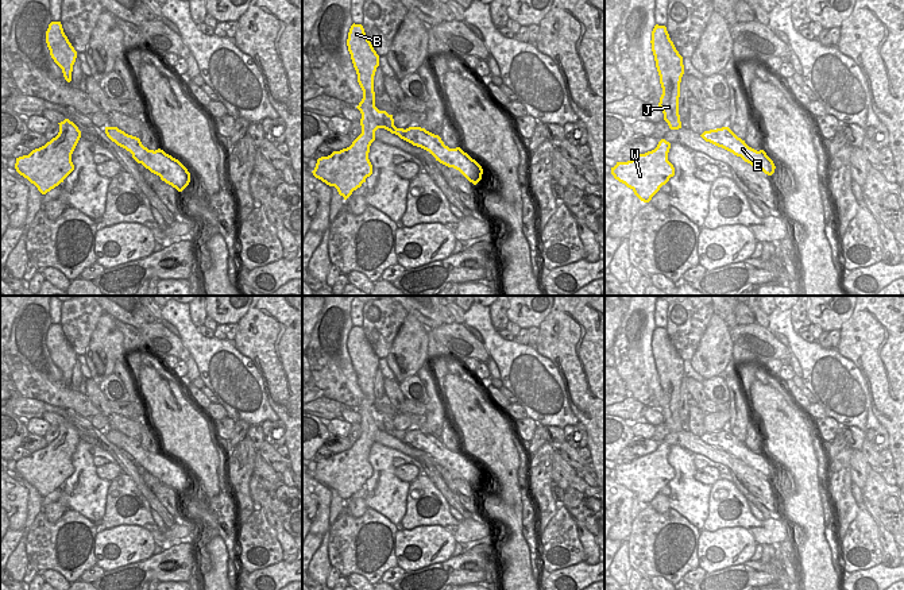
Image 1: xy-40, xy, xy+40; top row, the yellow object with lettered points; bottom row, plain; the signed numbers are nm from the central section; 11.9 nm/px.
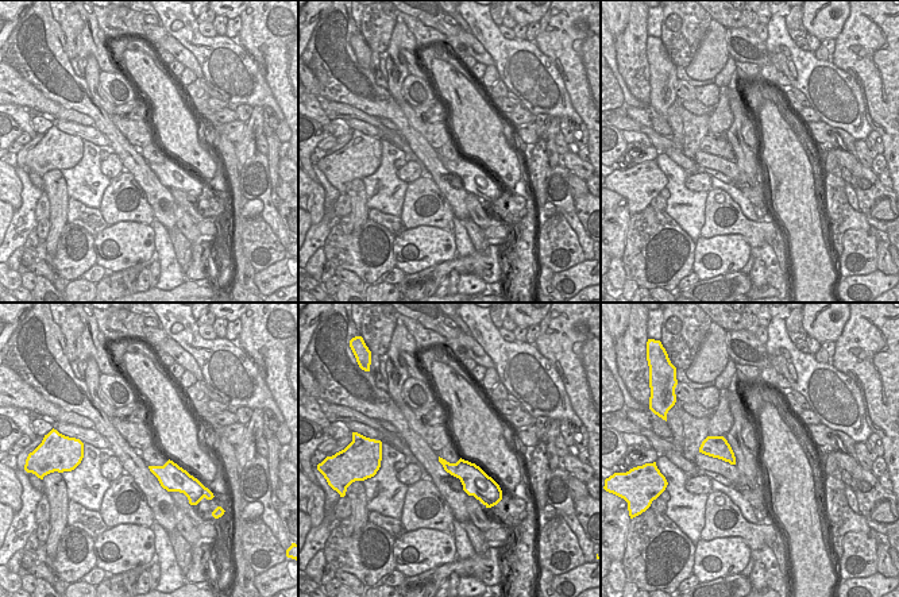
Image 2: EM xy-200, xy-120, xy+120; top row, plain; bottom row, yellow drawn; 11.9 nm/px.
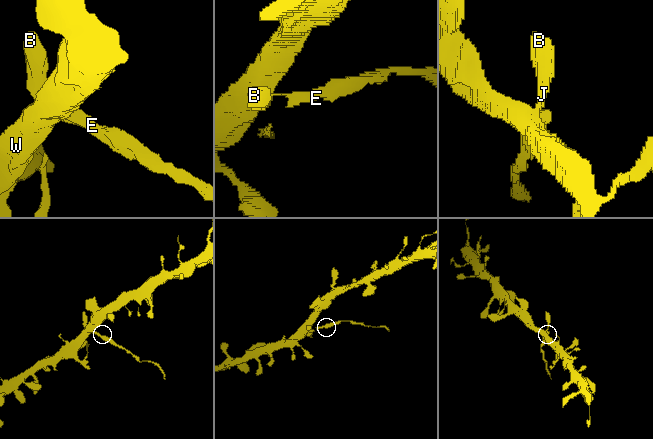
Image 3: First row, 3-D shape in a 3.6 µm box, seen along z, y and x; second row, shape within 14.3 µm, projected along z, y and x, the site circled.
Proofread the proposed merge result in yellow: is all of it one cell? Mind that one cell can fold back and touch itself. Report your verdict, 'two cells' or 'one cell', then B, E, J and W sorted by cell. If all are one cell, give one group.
two cells; groups B J W / E

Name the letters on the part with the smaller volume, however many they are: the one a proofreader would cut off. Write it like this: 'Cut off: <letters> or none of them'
Cut off: E

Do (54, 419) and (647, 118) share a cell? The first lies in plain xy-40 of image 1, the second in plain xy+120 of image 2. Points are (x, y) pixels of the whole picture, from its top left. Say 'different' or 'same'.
same

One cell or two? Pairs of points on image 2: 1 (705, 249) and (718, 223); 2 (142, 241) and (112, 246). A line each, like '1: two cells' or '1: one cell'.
1: two cells
2: one cell

